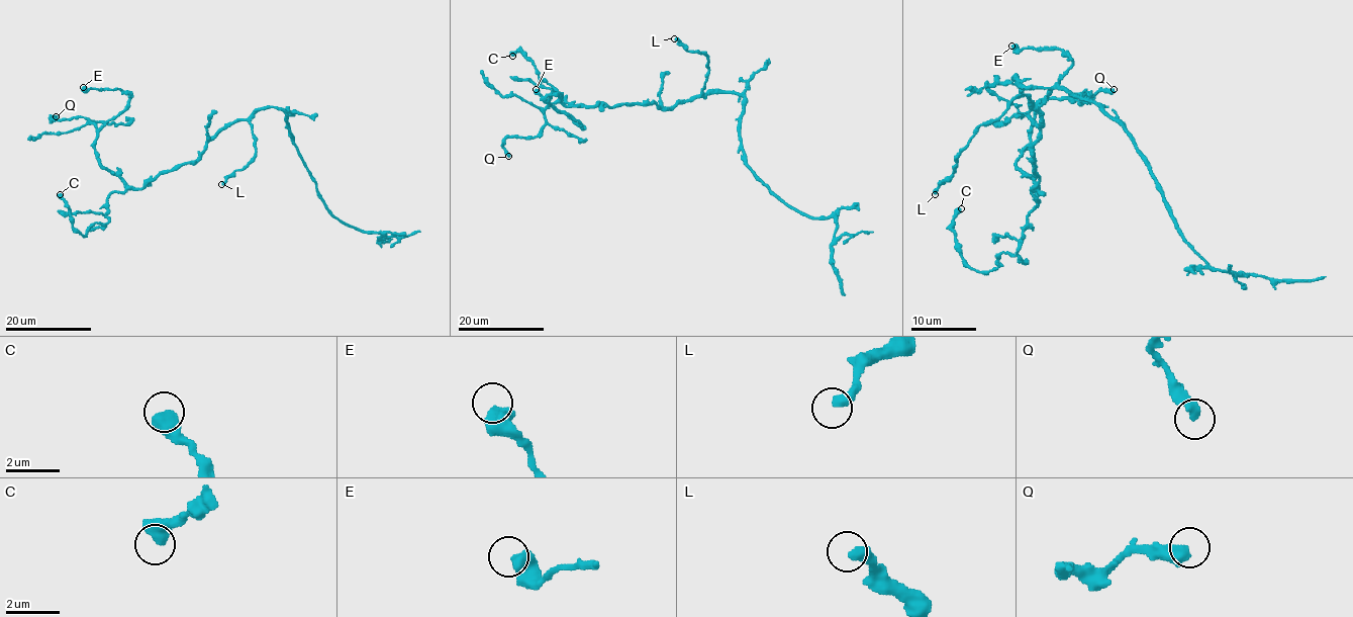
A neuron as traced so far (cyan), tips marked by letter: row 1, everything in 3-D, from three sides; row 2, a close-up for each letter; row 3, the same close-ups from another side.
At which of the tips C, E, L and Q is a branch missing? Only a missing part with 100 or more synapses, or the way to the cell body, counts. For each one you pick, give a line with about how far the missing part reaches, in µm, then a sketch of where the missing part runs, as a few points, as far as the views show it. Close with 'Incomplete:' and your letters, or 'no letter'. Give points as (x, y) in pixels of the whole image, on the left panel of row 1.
Incomplete: no letter

